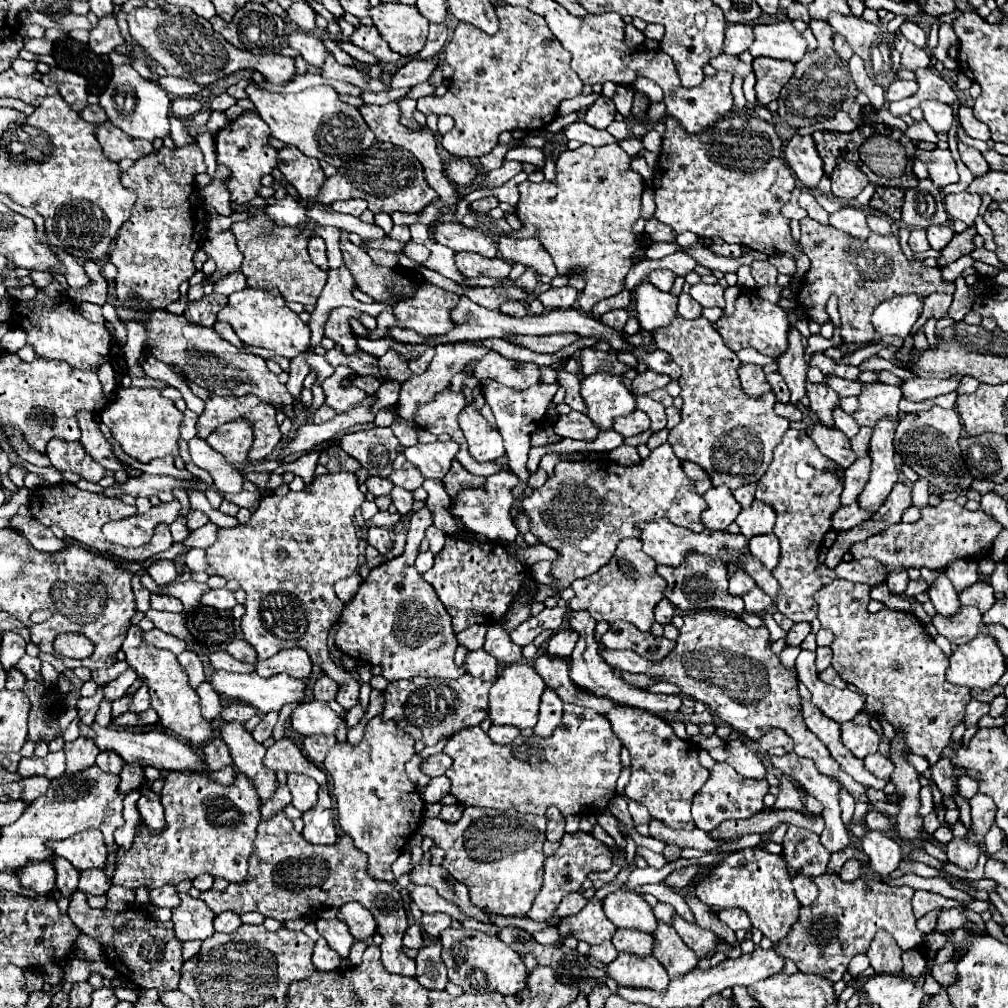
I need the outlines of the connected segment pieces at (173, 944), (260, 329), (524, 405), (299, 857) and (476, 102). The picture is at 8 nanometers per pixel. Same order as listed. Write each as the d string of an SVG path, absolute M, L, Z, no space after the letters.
M76 890L70 896L68 906L70 920L78 926L82 934L92 936L106 952L108 964L124 978L132 980L138 988L156 988L160 994L166 990L176 990L182 968L182 942L174 936L170 922L160 922L152 918L144 908L130 906L124 912L112 912L106 908L92 908L88 904L88 894Z
M244 288L240 292L234 292L228 296L228 304L218 312L218 320L232 324L234 332L238 334L238 338L244 344L268 348L274 354L286 356L290 360L310 348L308 324L302 322L300 316L286 306L286 302L278 290Z
M480 380L482 386L482 394L486 398L486 404L492 408L494 416L496 416L496 424L498 424L498 432L504 438L504 448L506 448L506 456L508 456L508 466L510 470L516 474L518 484L514 486L514 500L518 502L518 514L516 514L516 528L520 534L526 534L530 530L530 518L526 516L524 508L522 508L522 500L524 500L524 490L528 488L528 478L530 472L526 468L526 460L528 460L528 450L530 450L530 434L538 428L540 420L546 414L548 404L552 402L552 396L558 390L558 384L534 384L526 390L516 390L516 388L508 388L504 384L500 384L498 380Z
M278 812L274 818L260 822L254 844L256 852L250 856L248 878L242 884L228 884L222 892L210 888L200 894L212 912L260 912L266 918L286 922L316 916L322 908L340 908L354 900L368 908L378 922L378 934L384 938L380 944L384 968L394 974L414 976L416 964L402 952L402 936L408 928L404 898L392 882L374 880L368 874L368 856L354 848L350 836L340 834L338 844L332 846L314 846L294 830L292 822L282 812Z
M498 4L496 14L500 20L500 28L496 34L486 36L480 28L472 28L472 24L458 22L452 40L446 44L444 54L446 62L454 68L454 76L450 80L448 92L444 96L424 96L418 98L418 110L422 114L448 114L454 118L454 128L442 136L442 146L456 158L478 158L490 152L498 144L500 132L508 130L524 130L534 132L550 124L558 116L558 104L566 98L574 98L582 92L582 80L570 68L570 52L562 48L560 40L552 36L546 20L542 16L530 12L528 8Z

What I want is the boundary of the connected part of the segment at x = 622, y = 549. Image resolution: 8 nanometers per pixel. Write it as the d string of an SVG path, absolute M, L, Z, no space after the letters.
M626 538L618 544L612 560L606 566L592 576L572 582L576 596L568 606L572 612L586 610L596 622L604 620L614 624L616 620L626 620L642 632L650 632L654 624L654 608L664 598L666 586L666 580L656 572L656 562L642 552L642 542L638 538Z

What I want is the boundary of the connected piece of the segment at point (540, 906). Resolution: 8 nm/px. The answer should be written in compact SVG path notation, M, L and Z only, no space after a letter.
M574 832L574 834L564 834L564 838L560 840L560 848L546 858L546 872L544 872L544 886L538 892L532 908L528 910L528 918L536 920L536 922L544 922L548 918L552 918L552 914L556 912L560 900L570 894L570 892L578 892L582 888L582 882L586 880L586 876L590 872L600 872L600 870L608 870L614 862L614 854L612 850L602 844L600 840L596 840L592 834L588 832Z

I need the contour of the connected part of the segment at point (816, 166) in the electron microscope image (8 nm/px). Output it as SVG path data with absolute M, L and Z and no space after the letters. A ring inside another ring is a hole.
M796 134L788 142L788 146L784 150L784 158L806 188L814 190L818 186L824 172L822 172L822 160L816 152L812 136L798 136Z

